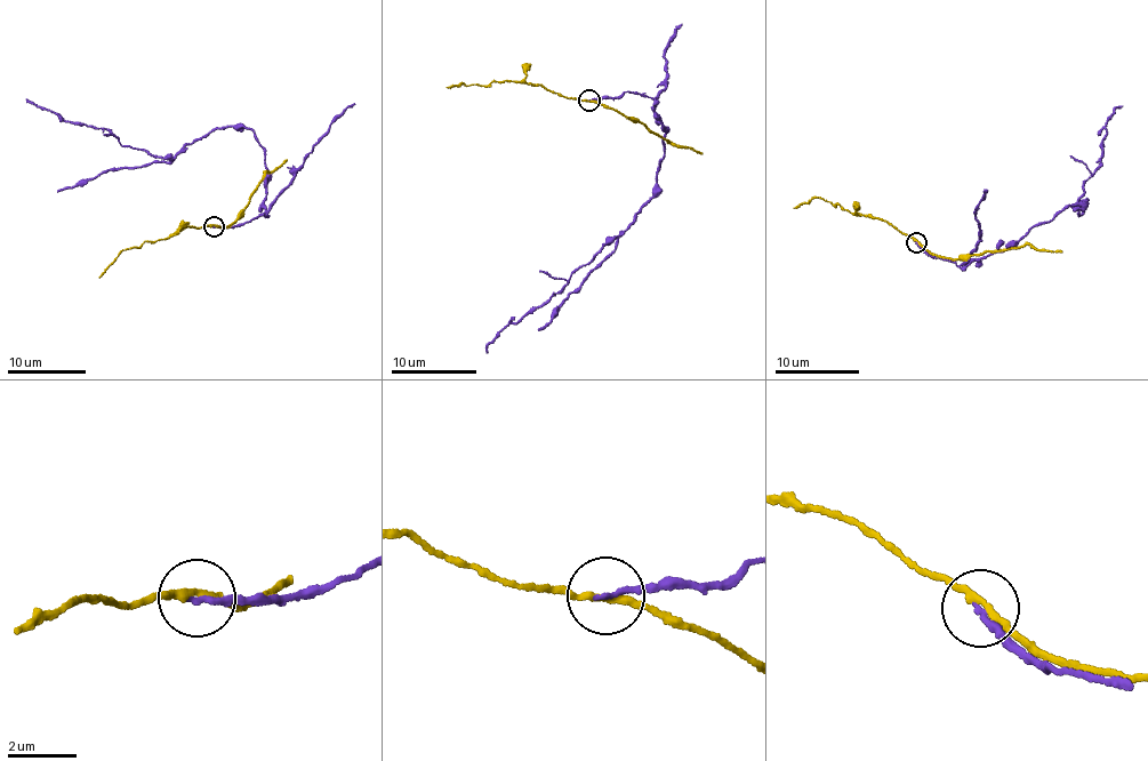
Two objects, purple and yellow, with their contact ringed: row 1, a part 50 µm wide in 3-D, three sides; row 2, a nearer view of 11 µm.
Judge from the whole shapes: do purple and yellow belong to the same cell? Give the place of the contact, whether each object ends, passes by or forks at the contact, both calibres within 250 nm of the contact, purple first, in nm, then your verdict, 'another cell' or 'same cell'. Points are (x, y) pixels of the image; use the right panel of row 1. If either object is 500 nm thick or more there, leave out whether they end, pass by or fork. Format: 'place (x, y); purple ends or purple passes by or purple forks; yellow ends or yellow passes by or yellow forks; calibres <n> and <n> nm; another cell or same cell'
place (916, 242); purple ends; yellow passes by; calibres 160 and 200 nm; another cell

